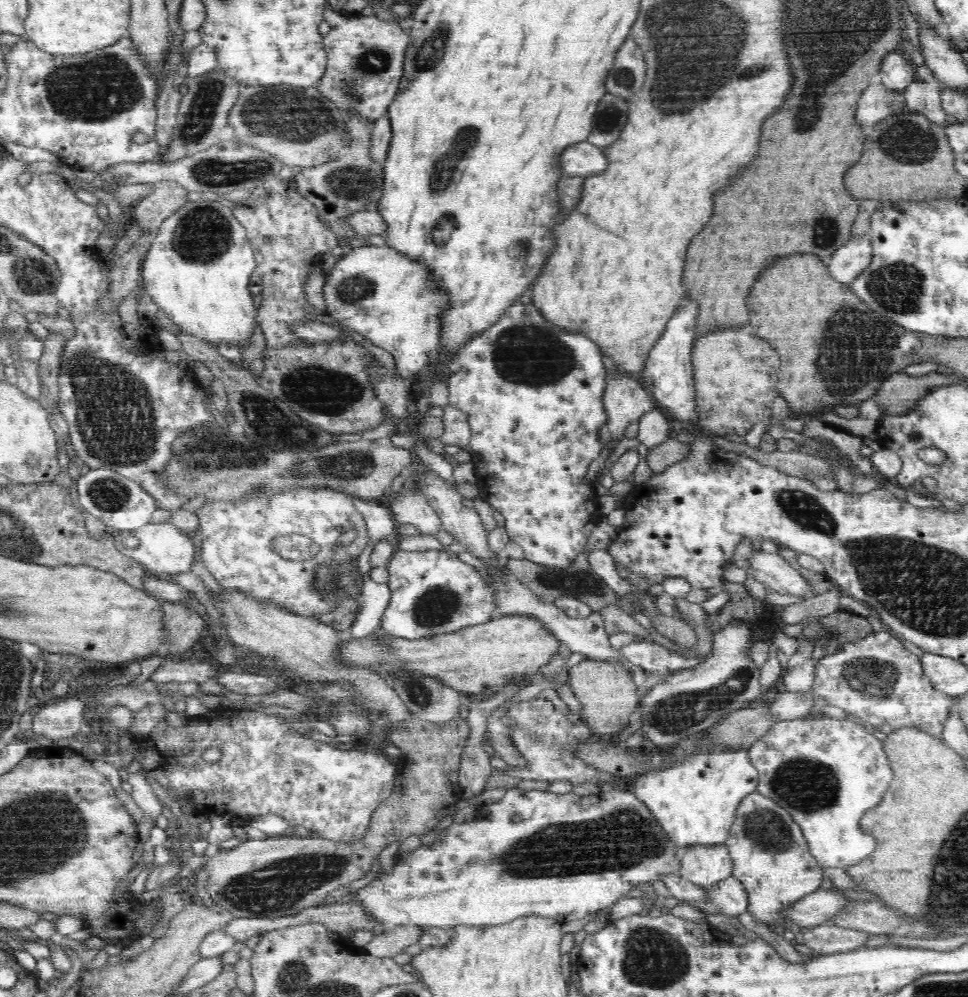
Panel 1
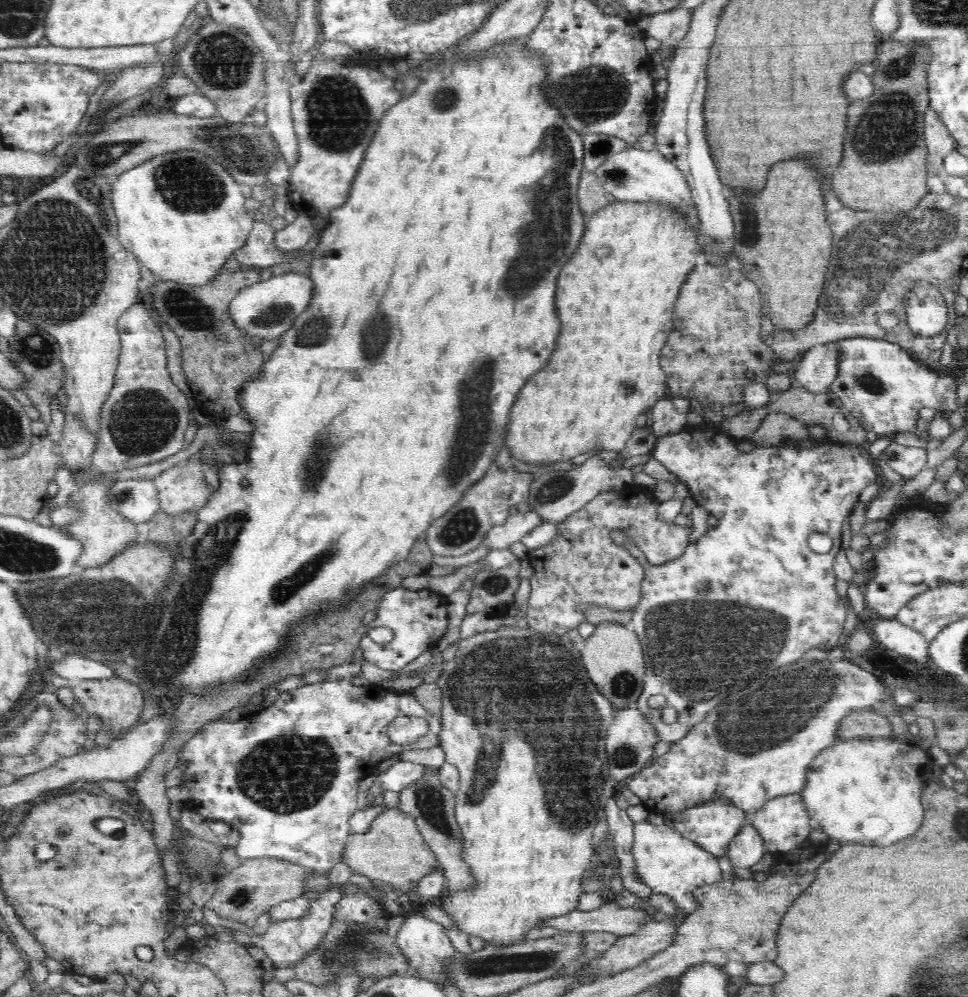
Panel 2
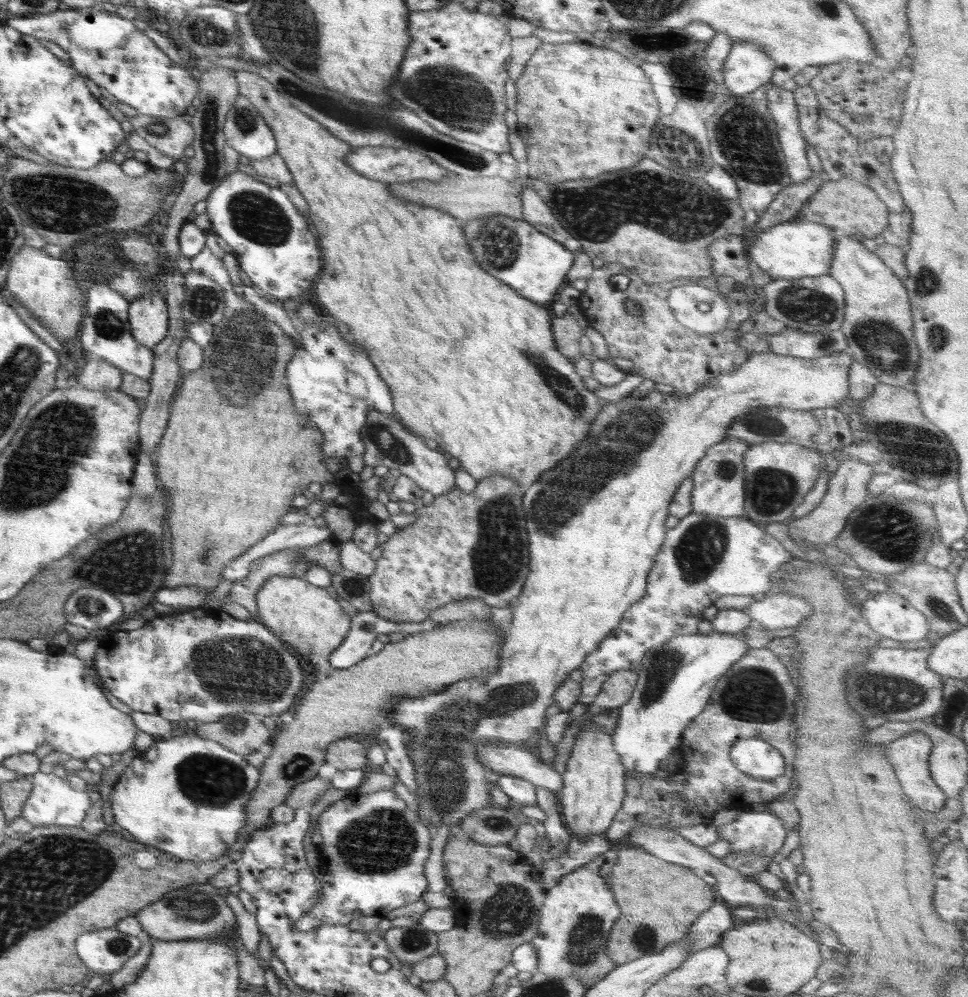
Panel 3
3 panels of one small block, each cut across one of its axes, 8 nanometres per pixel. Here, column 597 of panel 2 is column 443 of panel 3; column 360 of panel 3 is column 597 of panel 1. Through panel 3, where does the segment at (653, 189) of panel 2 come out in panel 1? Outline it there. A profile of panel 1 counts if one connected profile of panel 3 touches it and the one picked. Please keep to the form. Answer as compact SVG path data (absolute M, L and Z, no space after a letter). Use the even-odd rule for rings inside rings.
M586 140L564 148L558 164L563 174L586 178L604 172L608 166L608 158L600 147Z

